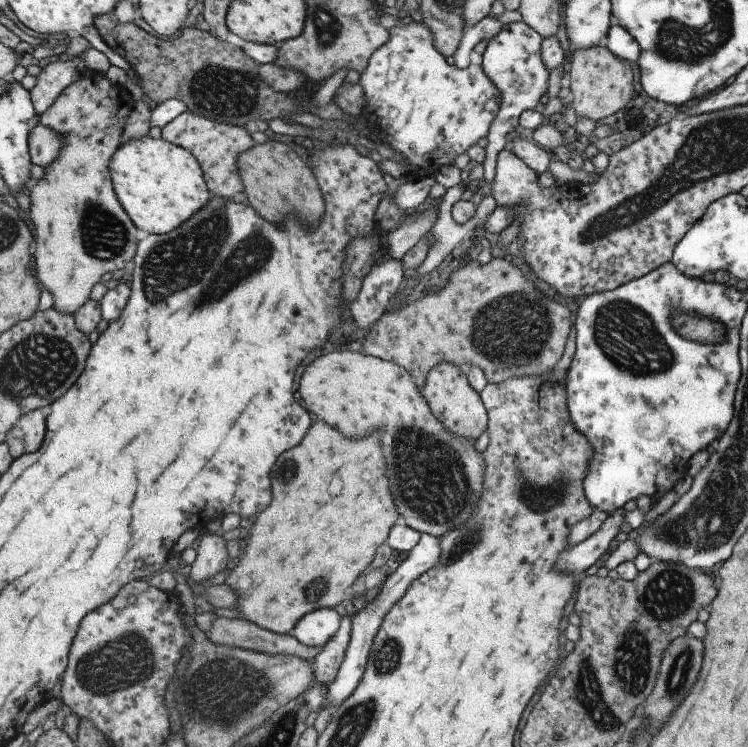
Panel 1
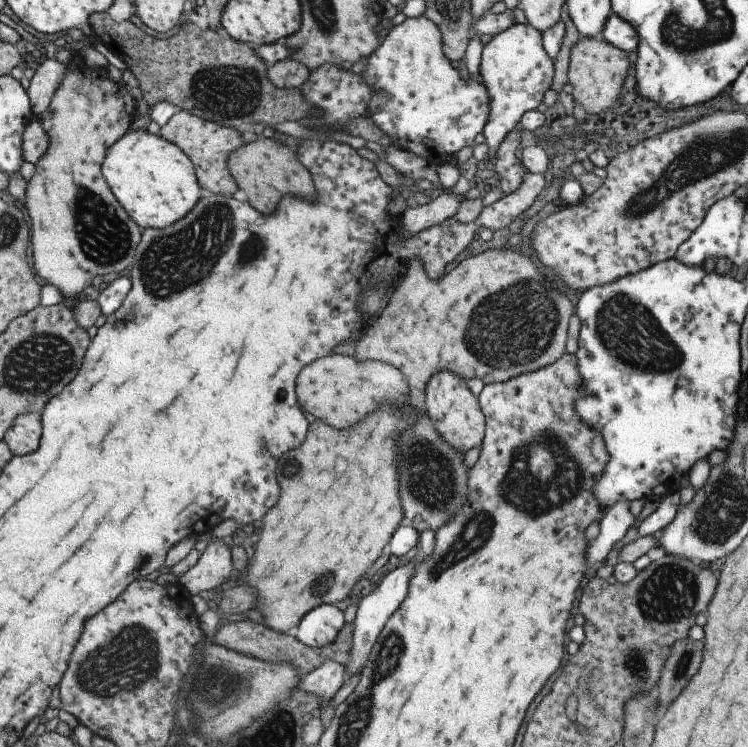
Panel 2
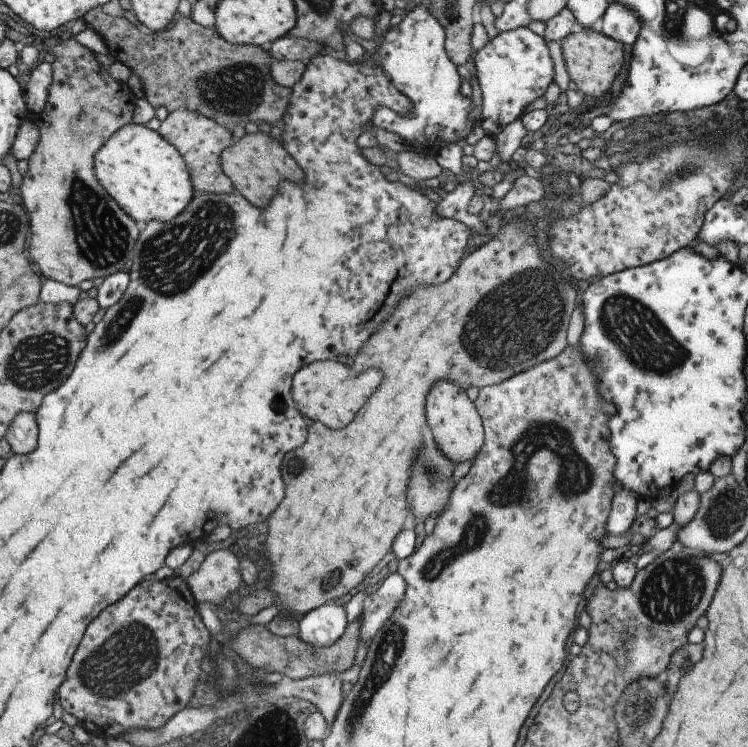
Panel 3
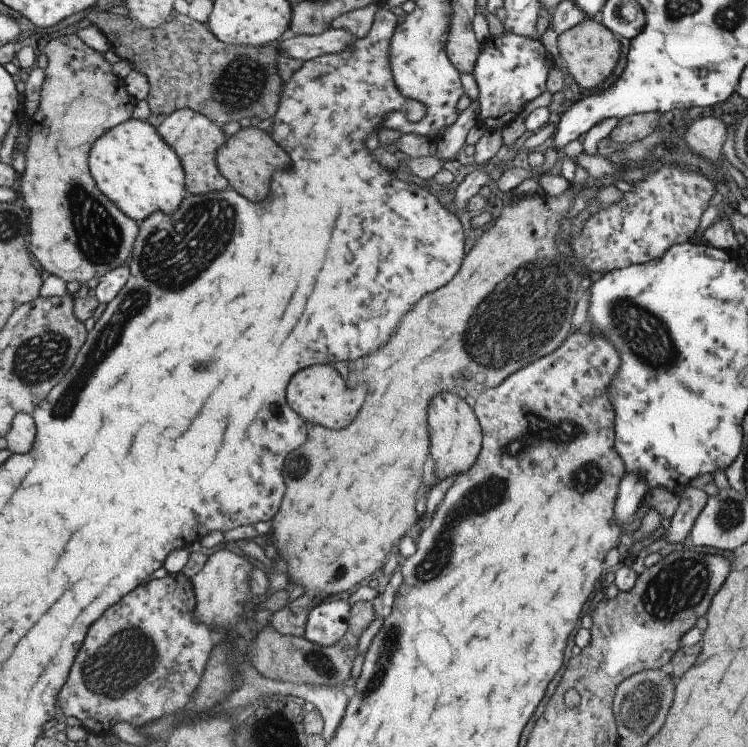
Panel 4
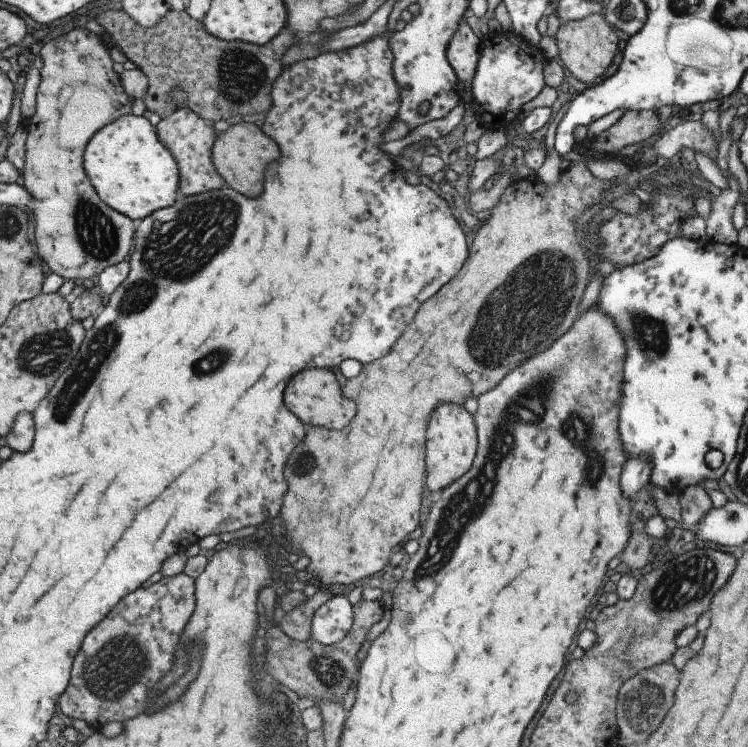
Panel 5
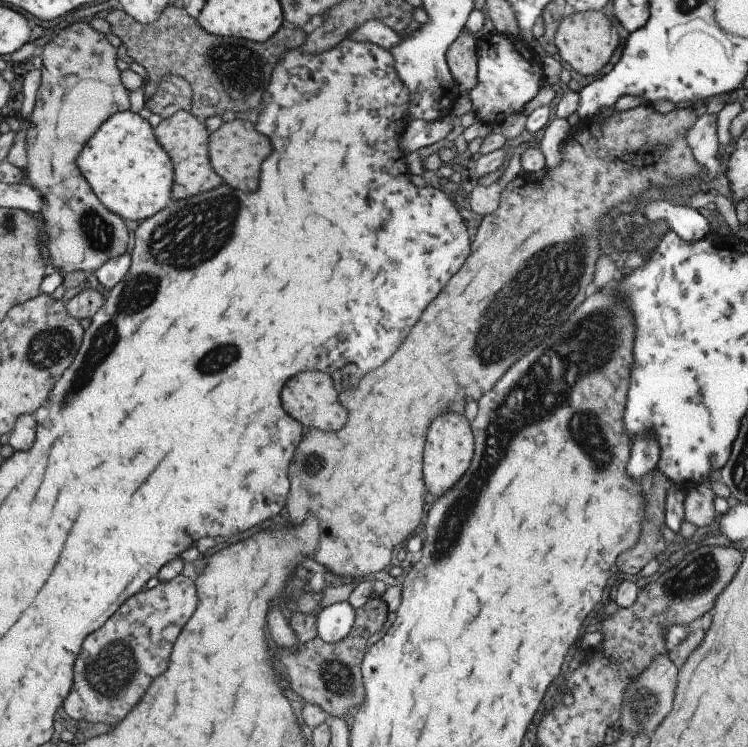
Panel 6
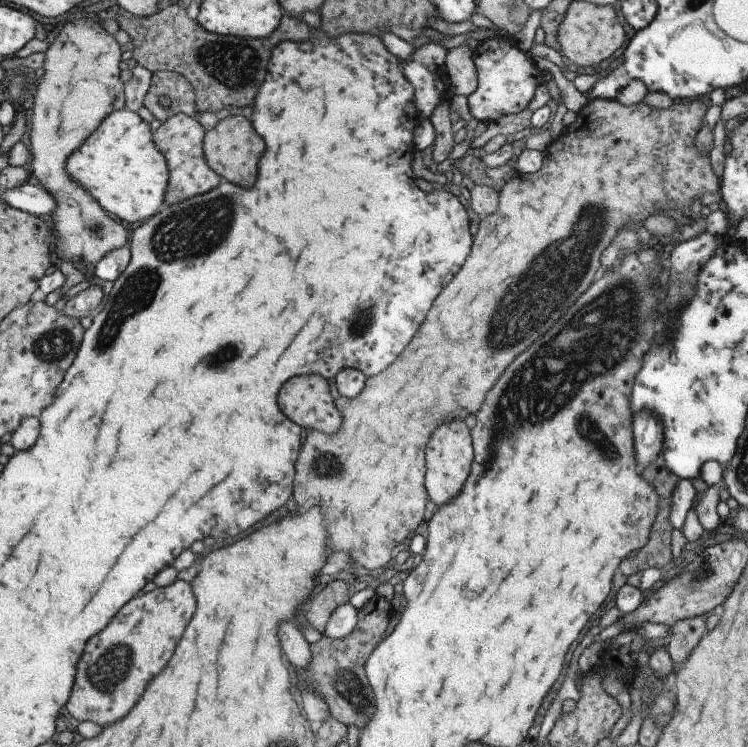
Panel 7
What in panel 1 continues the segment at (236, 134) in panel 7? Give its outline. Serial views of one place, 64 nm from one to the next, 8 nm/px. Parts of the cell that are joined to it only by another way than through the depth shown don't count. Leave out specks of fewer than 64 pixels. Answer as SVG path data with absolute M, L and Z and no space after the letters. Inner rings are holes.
M270 139L262 144L256 143L251 148L236 156L236 171L243 185L247 202L253 210L271 224L281 224L283 216L289 210L295 210L305 226L317 224L317 218L323 212L323 200L319 188L309 172L307 164L295 154L286 142ZM265 186L269 186L269 202L265 202Z

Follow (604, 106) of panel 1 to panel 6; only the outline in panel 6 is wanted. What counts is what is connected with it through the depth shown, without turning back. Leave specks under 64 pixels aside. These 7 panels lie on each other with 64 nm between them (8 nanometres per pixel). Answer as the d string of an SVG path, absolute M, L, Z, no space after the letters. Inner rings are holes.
M586 10L583 12L570 13L558 24L554 32L554 43L557 47L558 60L564 60L565 67L570 67L589 76L603 68L613 50L619 46L619 34L609 20L610 14L604 10Z

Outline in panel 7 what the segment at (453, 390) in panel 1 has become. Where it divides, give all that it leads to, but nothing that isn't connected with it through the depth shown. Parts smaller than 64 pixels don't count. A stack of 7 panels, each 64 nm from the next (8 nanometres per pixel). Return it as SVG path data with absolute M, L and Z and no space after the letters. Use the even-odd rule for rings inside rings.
M447 422L433 430L425 446L425 490L435 506L443 506L461 492L473 460L470 430L463 422Z

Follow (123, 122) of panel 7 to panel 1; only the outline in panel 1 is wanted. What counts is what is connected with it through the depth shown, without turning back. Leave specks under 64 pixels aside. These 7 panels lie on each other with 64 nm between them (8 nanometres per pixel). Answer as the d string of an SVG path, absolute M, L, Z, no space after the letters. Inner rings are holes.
M144 135L121 143L109 157L108 173L118 203L131 222L146 234L172 231L204 207L211 196L193 156L161 138Z

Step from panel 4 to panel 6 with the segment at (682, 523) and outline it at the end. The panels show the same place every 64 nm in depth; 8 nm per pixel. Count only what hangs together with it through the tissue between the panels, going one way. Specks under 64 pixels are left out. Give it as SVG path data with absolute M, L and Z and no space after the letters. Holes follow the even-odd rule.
M707 480L690 487L682 506L684 509L684 520L691 522L696 527L705 527L712 524L718 515L713 507L713 498L715 496Z

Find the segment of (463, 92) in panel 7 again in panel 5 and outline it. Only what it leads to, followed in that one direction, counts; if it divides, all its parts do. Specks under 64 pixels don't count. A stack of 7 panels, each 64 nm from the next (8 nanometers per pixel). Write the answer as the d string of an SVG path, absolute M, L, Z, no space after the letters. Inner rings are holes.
M468 9L446 46L447 62L462 86L465 86L467 82L472 82L476 71L480 42L466 24L466 18L469 14Z

